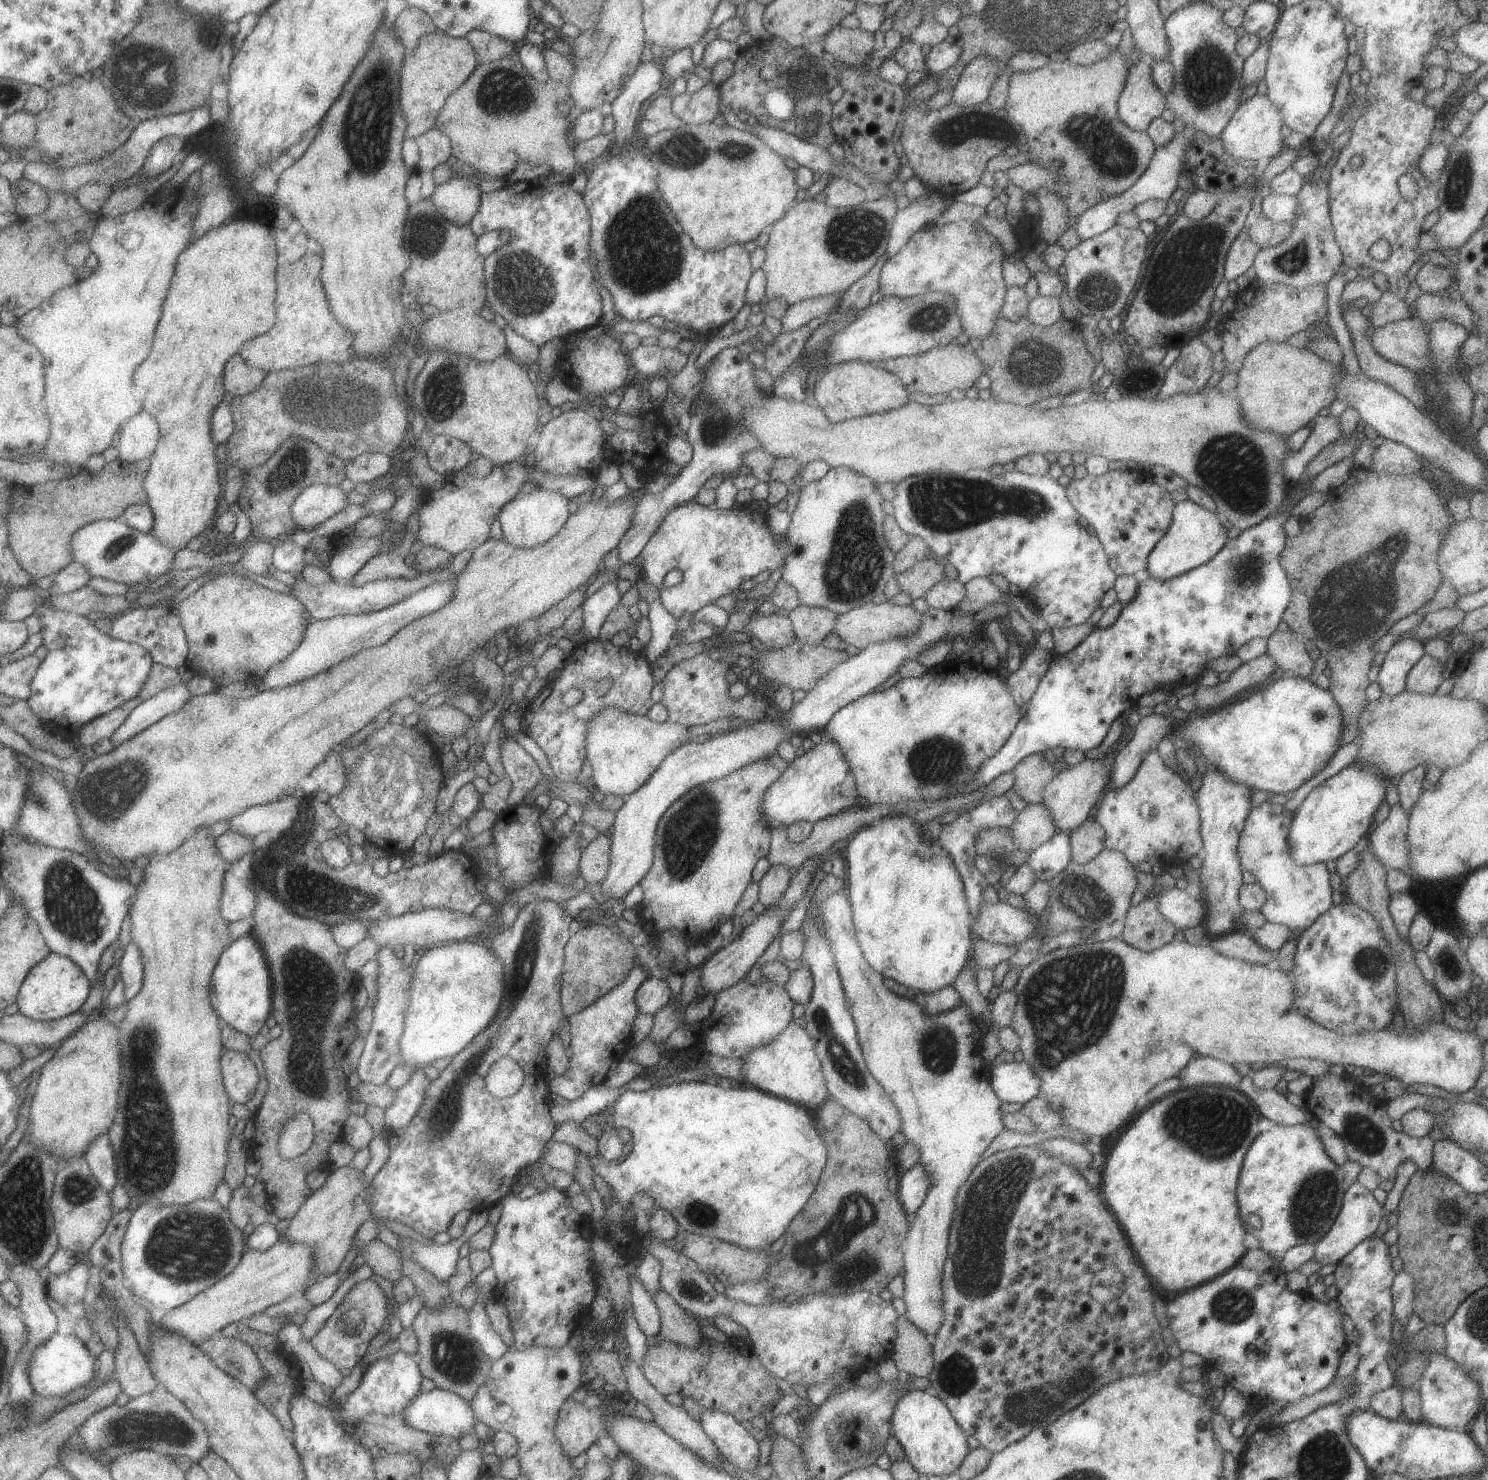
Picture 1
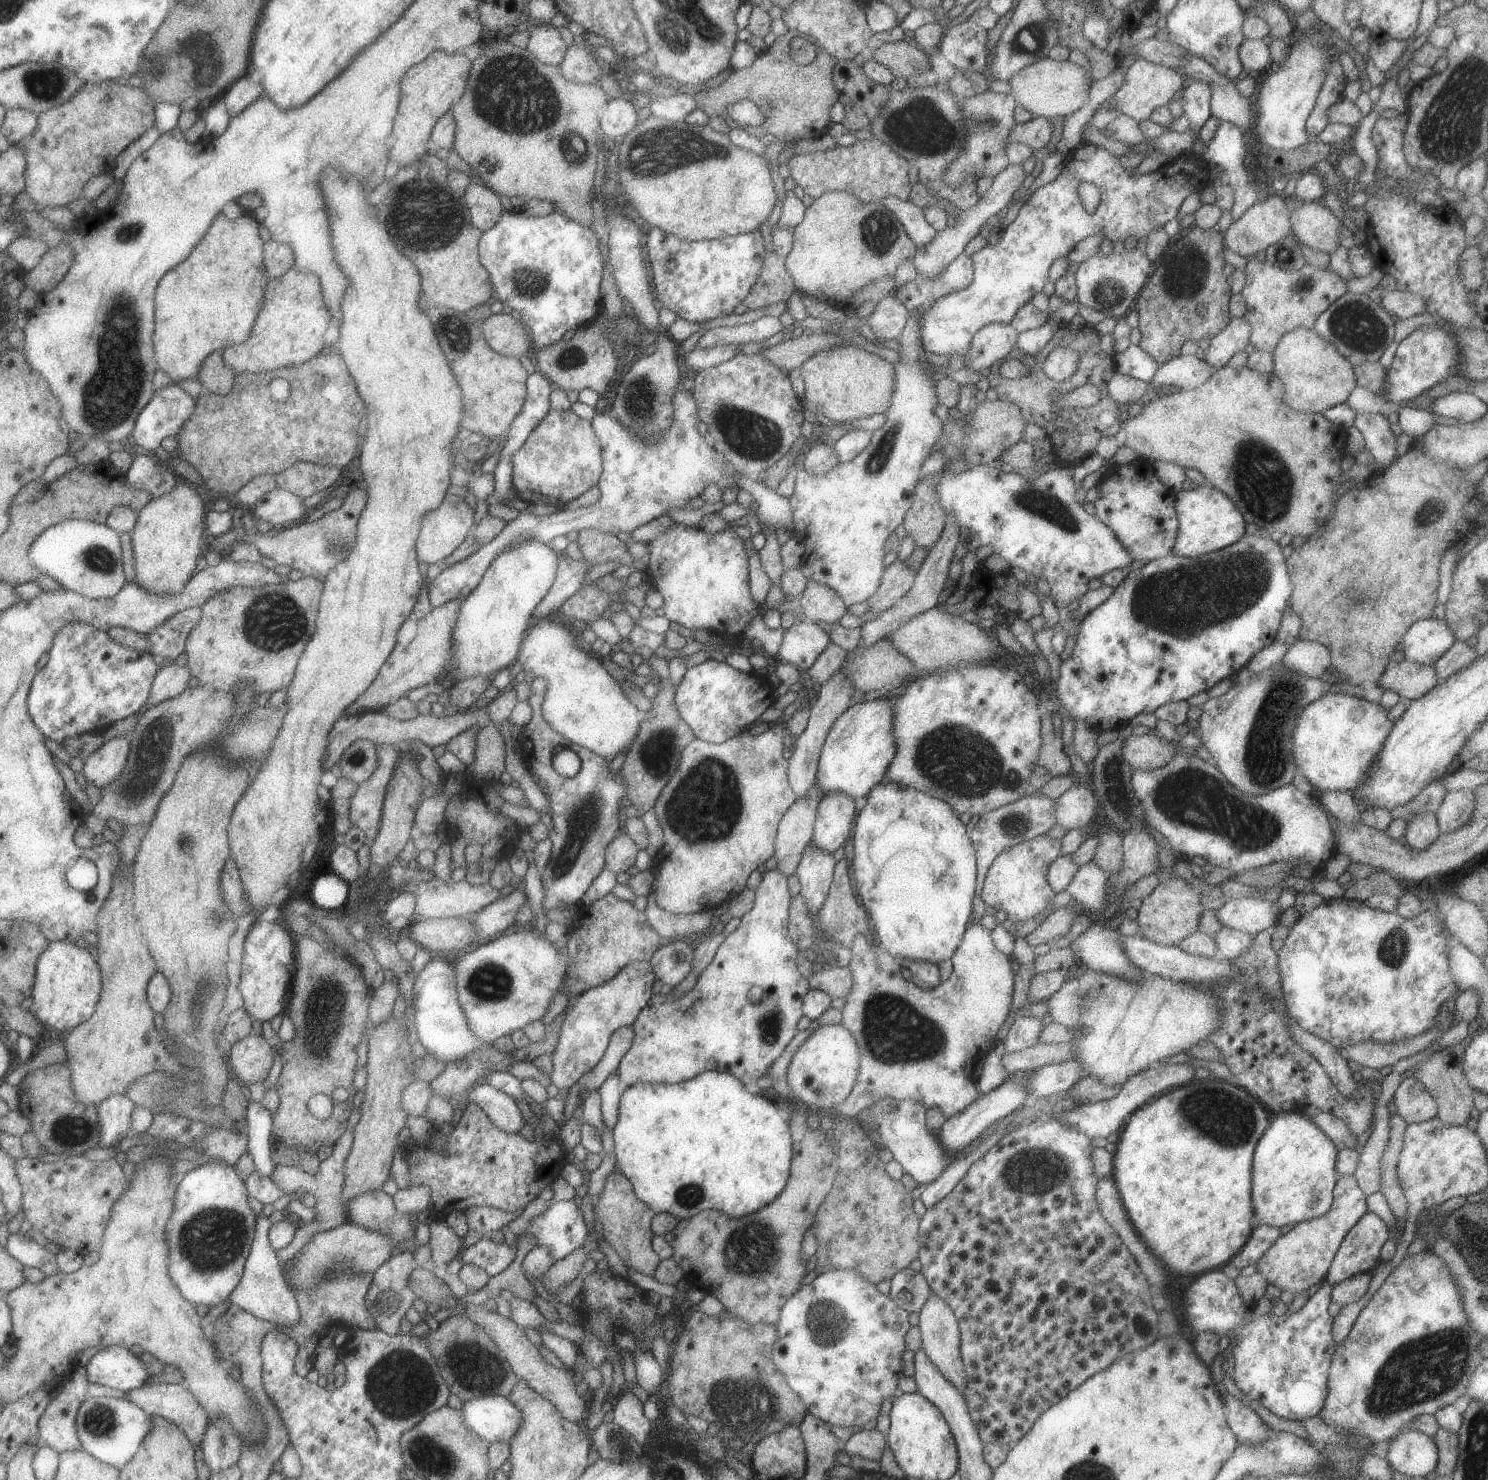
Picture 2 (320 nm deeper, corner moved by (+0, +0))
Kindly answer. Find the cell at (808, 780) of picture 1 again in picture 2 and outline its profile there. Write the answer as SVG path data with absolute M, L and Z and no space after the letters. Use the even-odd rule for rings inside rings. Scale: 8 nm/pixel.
M895 693L887 694L884 697L872 701L861 701L853 704L845 712L842 712L831 725L824 743L822 744L818 768L815 775L817 783L825 793L839 791L847 793L847 796L854 798L865 798L865 795L877 784L885 780L887 767L896 753L894 736L892 735L892 720L894 717Z

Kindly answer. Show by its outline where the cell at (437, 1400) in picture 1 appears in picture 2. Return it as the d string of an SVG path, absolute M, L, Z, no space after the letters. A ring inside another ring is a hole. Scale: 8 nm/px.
M491 1395L465 1401L460 1410L465 1426L488 1443L507 1443L522 1426L522 1412L507 1397Z

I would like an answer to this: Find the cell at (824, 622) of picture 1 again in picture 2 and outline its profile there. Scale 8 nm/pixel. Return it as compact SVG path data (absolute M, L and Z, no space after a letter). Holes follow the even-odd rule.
M813 579L806 582L800 596L801 612L803 612L807 621L813 623L823 621L832 624L847 616L847 607L841 597L833 589L815 582Z

